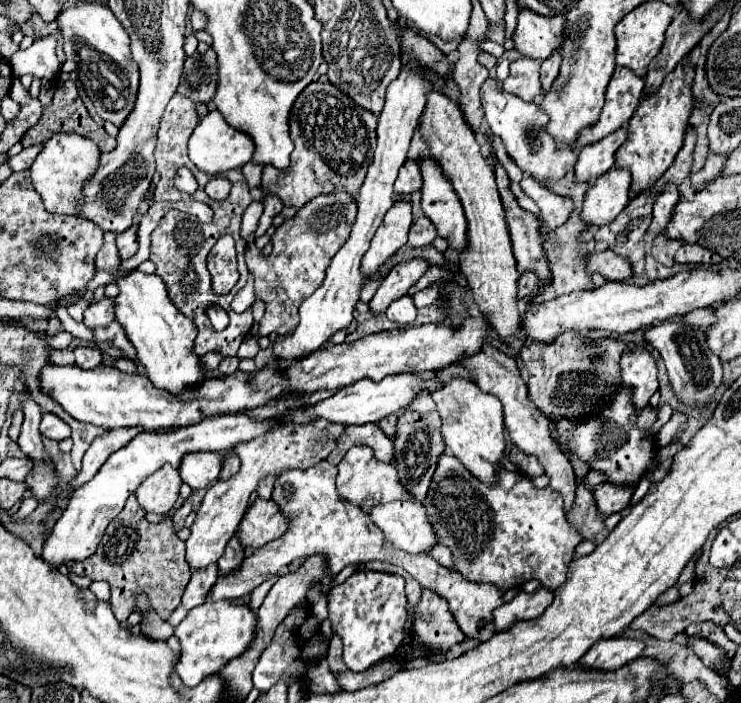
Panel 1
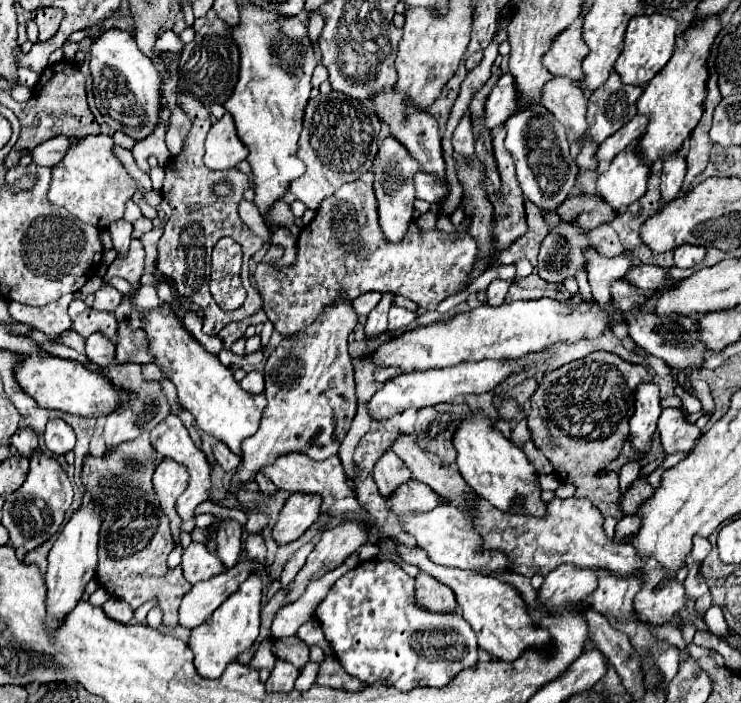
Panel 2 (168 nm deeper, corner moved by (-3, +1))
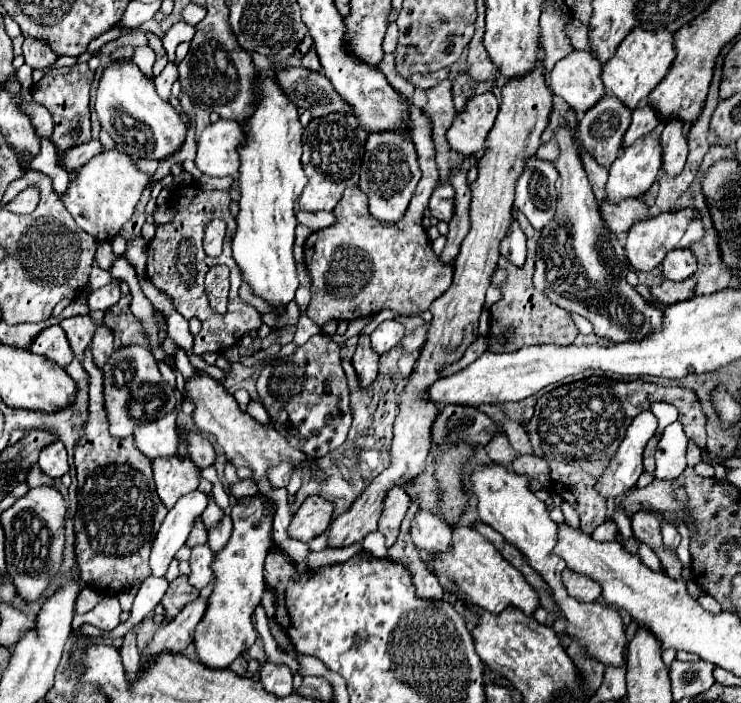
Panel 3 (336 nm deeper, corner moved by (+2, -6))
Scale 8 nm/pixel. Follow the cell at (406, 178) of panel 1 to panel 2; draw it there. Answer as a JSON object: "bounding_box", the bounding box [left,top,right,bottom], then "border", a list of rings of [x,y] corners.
{"bounding_box":[414,172,448,204],"border":[[[418,172],[414,176],[414,186],[416,186],[416,198],[426,200],[430,204],[438,204],[438,202],[446,200],[446,196],[448,196],[444,184],[438,180],[436,174]]]}

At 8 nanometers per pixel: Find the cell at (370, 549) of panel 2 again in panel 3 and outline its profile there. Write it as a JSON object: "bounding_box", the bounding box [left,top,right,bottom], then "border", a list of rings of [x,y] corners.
{"bounding_box":[379,487,411,547],"border":[[[391,487],[387,491],[387,497],[383,501],[383,513],[379,519],[379,531],[385,535],[387,539],[387,547],[391,547],[399,535],[399,527],[401,521],[407,513],[411,505],[411,497],[407,495],[407,491],[403,487]]]}

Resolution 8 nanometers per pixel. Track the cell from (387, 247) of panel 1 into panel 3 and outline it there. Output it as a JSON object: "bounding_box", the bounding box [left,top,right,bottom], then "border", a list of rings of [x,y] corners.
{"bounding_box":[359,131,421,223],"border":[[[393,131],[369,133],[365,145],[365,157],[361,163],[359,187],[369,197],[369,211],[375,219],[385,223],[397,223],[403,217],[419,179],[421,179],[421,171],[417,163],[415,145],[409,139]]]}

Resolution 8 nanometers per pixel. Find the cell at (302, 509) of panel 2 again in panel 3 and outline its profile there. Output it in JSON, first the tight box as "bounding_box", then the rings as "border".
{"bounding_box":[289,495,333,543],"border":[[[309,495],[291,519],[289,537],[309,543],[313,537],[321,535],[329,527],[331,511],[333,505],[329,501],[319,495]]]}

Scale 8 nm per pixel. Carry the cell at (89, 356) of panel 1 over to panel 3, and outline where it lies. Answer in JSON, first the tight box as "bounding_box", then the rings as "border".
{"bounding_box":[91,325,115,367],"border":[[[99,325],[95,335],[93,335],[93,341],[91,341],[91,355],[93,355],[95,365],[103,367],[113,351],[115,351],[113,333],[109,329],[105,329],[103,325]]]}

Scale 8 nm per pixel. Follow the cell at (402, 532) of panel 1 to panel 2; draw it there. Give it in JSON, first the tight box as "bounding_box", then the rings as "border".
{"bounding_box":[400,506,510,572],"border":[[[438,506],[424,514],[402,514],[400,518],[404,522],[406,532],[414,536],[418,546],[426,550],[428,558],[434,564],[448,566],[448,568],[460,568],[460,570],[472,570],[472,572],[480,572],[480,568],[488,572],[496,572],[498,568],[510,570],[508,556],[504,556],[502,550],[484,548],[482,536],[472,526],[472,520],[466,516],[466,512],[460,512],[458,508]]]}

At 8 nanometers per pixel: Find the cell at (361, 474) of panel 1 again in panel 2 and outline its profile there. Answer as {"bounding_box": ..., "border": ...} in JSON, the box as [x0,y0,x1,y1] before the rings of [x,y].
{"bounding_box":[388,480,438,514],"border":[[[408,480],[388,498],[388,508],[396,514],[428,512],[434,506],[438,506],[438,496],[434,496],[434,490],[428,484],[418,480]]]}

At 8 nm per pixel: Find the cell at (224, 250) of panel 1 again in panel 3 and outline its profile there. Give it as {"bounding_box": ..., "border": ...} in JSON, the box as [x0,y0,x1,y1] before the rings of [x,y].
{"bounding_box":[205,265,229,313],"border":[[[215,265],[205,277],[205,291],[211,303],[211,309],[217,313],[227,313],[227,293],[229,293],[229,267]]]}

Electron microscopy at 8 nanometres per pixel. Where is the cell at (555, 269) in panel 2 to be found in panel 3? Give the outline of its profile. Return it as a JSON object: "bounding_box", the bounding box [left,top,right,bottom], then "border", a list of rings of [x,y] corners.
{"bounding_box":[533,109,663,343],"border":[[[569,109],[563,113],[561,131],[555,135],[561,149],[561,157],[555,161],[559,171],[557,213],[553,223],[541,231],[541,239],[537,243],[533,287],[545,293],[555,305],[589,319],[597,337],[605,337],[615,343],[637,341],[649,335],[649,331],[653,333],[661,329],[663,311],[647,303],[625,281],[629,265],[625,263],[623,245],[617,235],[603,225],[599,205],[579,161],[575,129],[577,117],[575,111]]]}

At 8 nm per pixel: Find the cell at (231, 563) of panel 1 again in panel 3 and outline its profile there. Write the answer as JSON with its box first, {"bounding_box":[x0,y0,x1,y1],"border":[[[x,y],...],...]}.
{"bounding_box":[207,515,233,553],"border":[[[225,515],[225,519],[221,523],[217,523],[215,527],[209,529],[209,541],[207,541],[207,545],[211,547],[213,553],[219,553],[227,545],[227,541],[231,539],[231,527],[233,527],[231,525],[231,517]]]}

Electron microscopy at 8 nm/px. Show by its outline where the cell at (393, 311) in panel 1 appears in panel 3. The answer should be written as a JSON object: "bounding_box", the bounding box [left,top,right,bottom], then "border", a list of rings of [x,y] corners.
{"bounding_box":[369,319,405,353],"border":[[[391,319],[391,321],[383,321],[369,337],[371,337],[373,349],[379,353],[385,353],[391,347],[395,347],[403,339],[403,335],[405,335],[403,325],[397,319]]]}

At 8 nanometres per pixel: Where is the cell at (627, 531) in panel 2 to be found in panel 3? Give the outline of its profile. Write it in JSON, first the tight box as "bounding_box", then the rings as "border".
{"bounding_box":[637,539,661,569],"border":[[[637,539],[637,555],[641,557],[641,561],[647,565],[647,567],[653,567],[653,569],[661,569],[661,563],[659,563],[659,557],[653,553],[651,547],[647,547],[643,541]]]}

